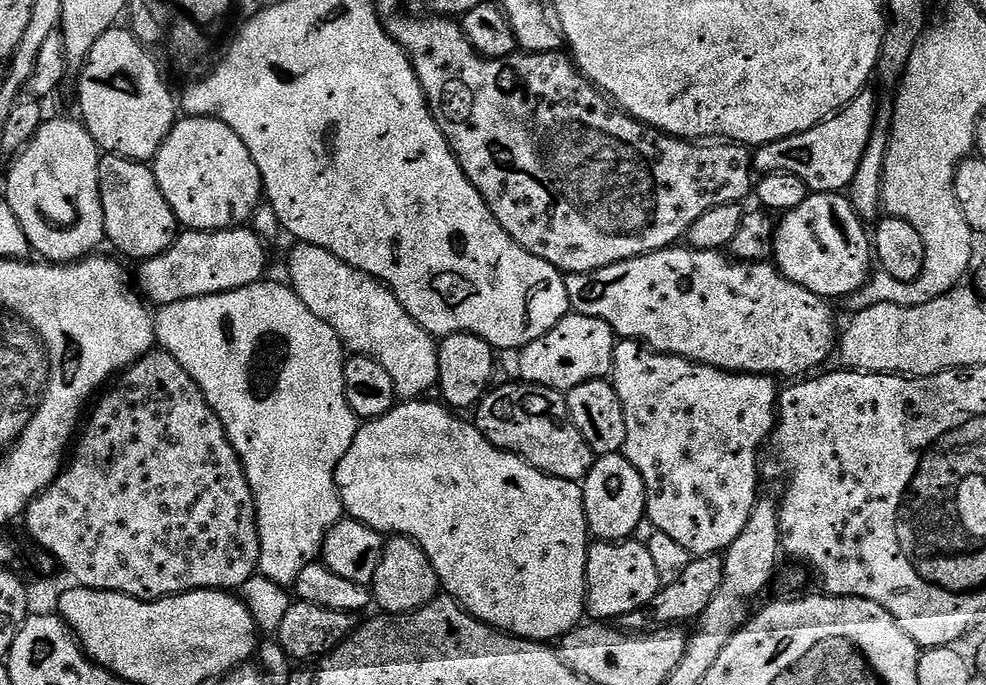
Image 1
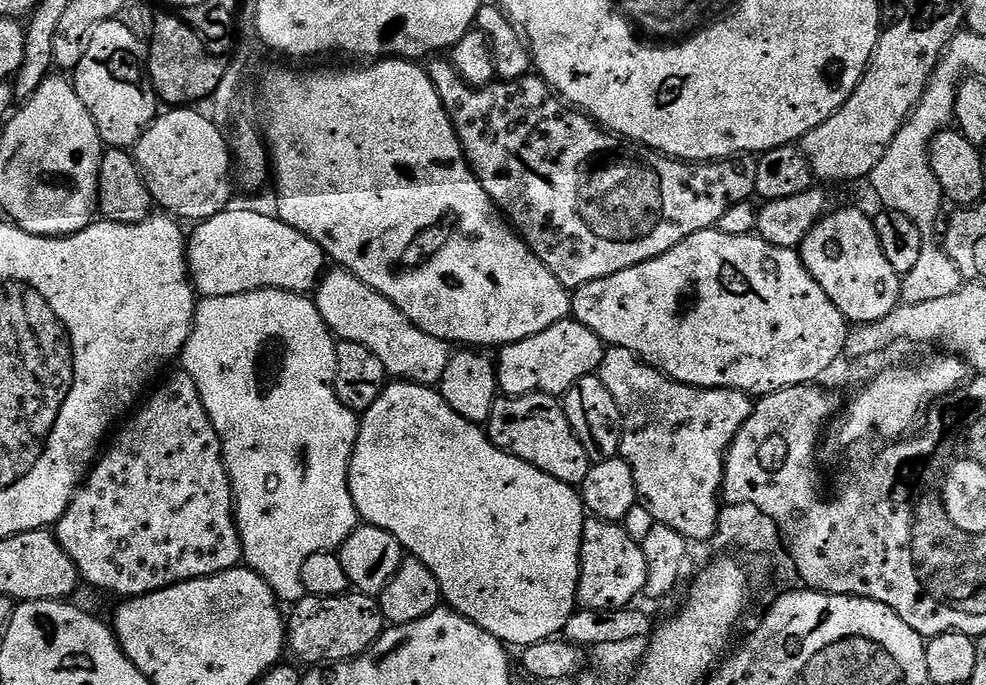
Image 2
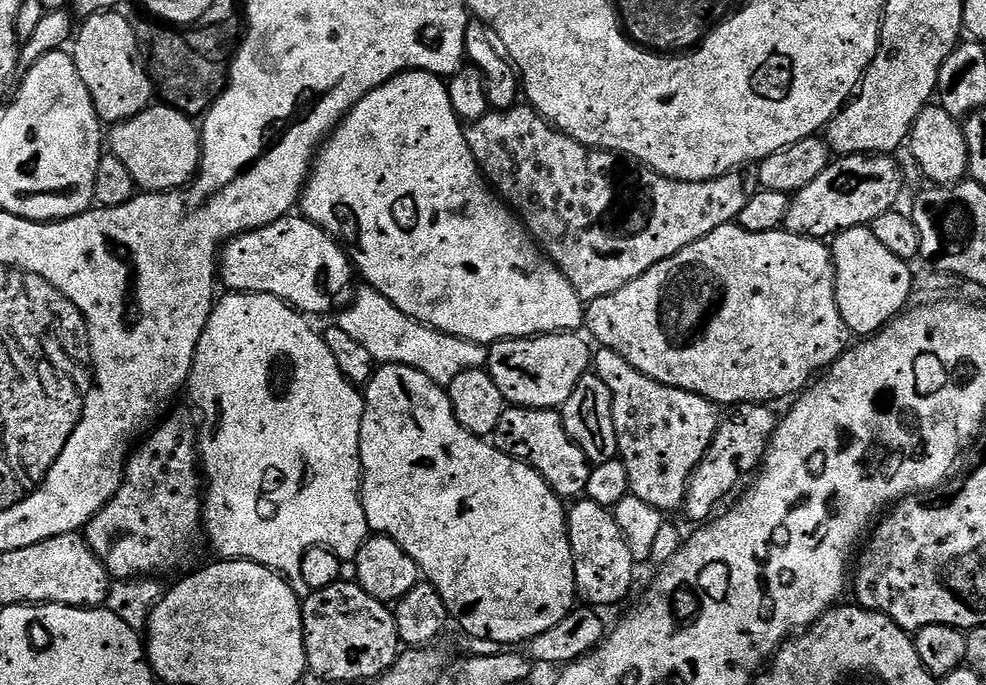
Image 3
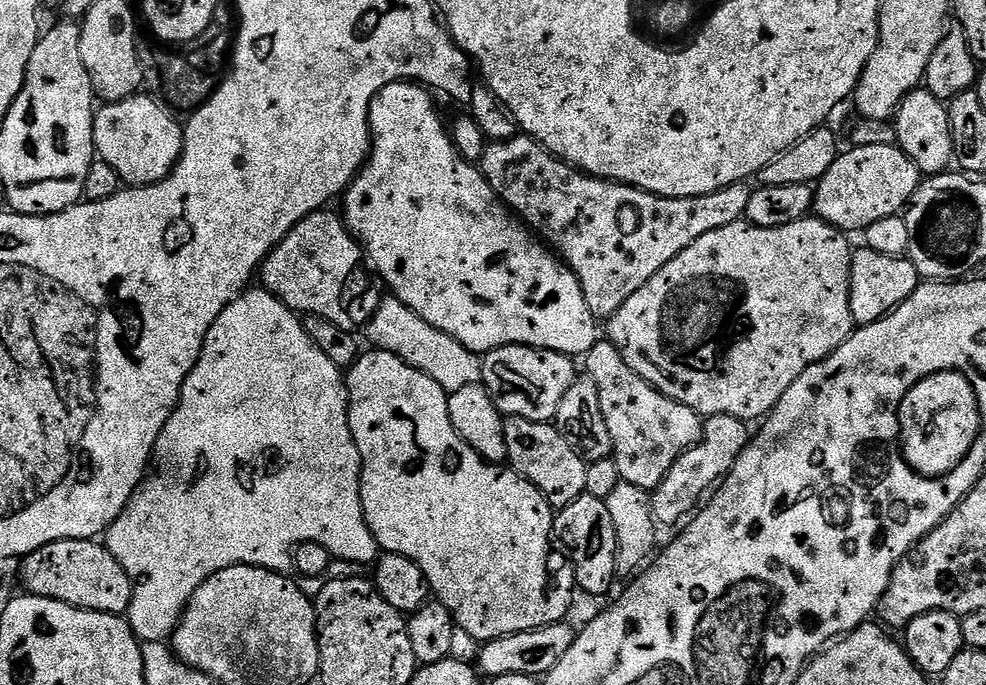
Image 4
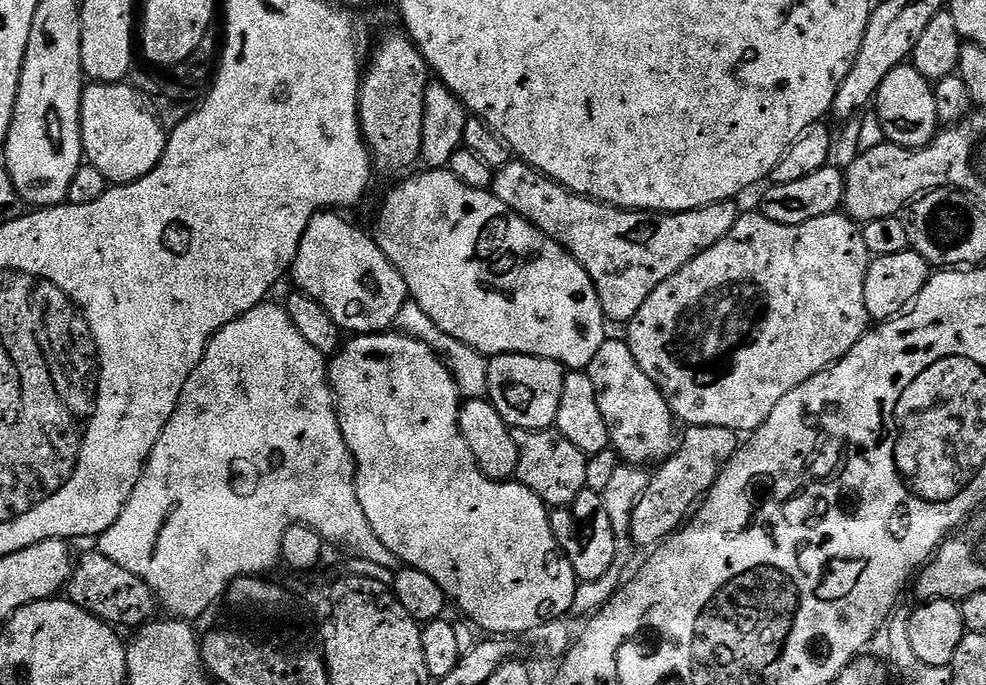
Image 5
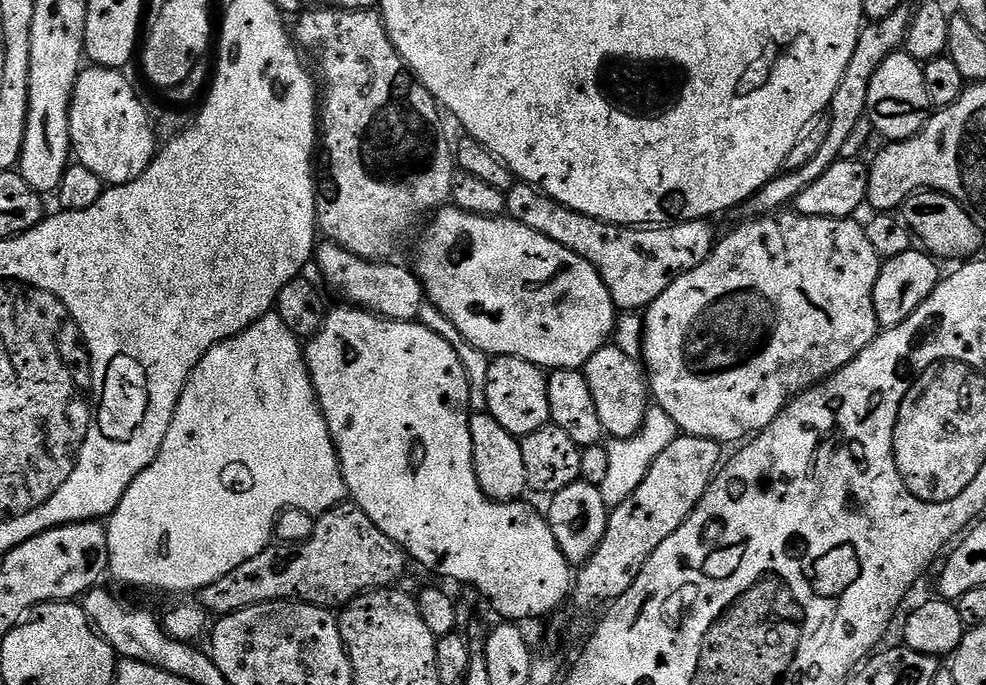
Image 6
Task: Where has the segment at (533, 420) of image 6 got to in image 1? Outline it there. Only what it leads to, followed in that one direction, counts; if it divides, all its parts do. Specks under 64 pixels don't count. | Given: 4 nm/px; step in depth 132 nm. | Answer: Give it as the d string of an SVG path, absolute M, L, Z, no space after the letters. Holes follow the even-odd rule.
M569 314L563 316L548 333L534 342L524 345L519 349L520 376L519 379L526 384L541 384L547 388L554 388L558 392L567 394L571 388L578 386L587 380L599 380L607 377L612 370L614 350L618 343L618 337L612 331L611 326L602 322L602 318L590 318Z

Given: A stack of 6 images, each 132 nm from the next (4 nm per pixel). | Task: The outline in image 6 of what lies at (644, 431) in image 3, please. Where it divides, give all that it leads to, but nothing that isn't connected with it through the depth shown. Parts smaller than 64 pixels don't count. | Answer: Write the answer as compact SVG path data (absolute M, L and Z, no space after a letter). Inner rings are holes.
M605 346L584 363L582 371L586 382L590 382L590 394L594 394L594 406L598 406L598 418L602 418L605 433L617 440L633 436L644 425L650 407L646 372L637 357L626 354L621 348Z

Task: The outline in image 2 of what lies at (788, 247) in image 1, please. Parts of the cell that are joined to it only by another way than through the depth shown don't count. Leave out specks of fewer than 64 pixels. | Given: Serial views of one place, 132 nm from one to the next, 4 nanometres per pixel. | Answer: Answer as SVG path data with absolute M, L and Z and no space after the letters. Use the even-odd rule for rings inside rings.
M840 208L829 211L814 230L800 243L798 249L806 270L826 290L826 298L838 306L849 325L876 323L886 318L902 304L900 282L902 277L890 266L878 242L873 217L863 216L856 208Z

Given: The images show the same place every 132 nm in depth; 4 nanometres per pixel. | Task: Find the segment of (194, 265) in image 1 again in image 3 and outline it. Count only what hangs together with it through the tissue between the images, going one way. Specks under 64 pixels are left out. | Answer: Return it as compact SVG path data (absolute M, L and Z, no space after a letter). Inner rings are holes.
M302 214L283 216L278 222L259 228L257 232L249 232L229 243L218 256L218 276L229 293L253 292L254 294L270 294L301 314L315 318L328 312L336 304L336 299L343 294L354 280L354 269L344 249L326 230L310 222Z

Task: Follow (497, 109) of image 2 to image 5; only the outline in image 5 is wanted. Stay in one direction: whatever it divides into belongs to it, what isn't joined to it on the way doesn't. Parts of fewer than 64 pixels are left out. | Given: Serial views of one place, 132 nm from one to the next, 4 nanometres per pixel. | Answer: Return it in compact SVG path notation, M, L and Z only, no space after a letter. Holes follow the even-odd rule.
M519 158L495 169L490 190L506 202L510 210L561 244L580 263L594 282L605 321L612 323L613 320L620 326L627 325L634 314L642 310L642 302L646 302L666 278L678 274L686 262L722 242L742 215L741 209L736 209L736 200L723 200L685 212L638 212L631 208L613 208L610 204L600 204L571 192Z

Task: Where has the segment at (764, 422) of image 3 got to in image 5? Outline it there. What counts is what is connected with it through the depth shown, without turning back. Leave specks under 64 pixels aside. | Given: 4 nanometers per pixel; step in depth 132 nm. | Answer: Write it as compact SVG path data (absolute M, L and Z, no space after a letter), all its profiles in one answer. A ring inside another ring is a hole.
M688 426L683 430L684 437L681 440L679 437L672 455L655 469L657 472L649 475L646 490L634 506L630 539L637 549L651 549L677 531L689 519L698 502L708 495L718 474L722 474L737 450L737 433L722 426Z

